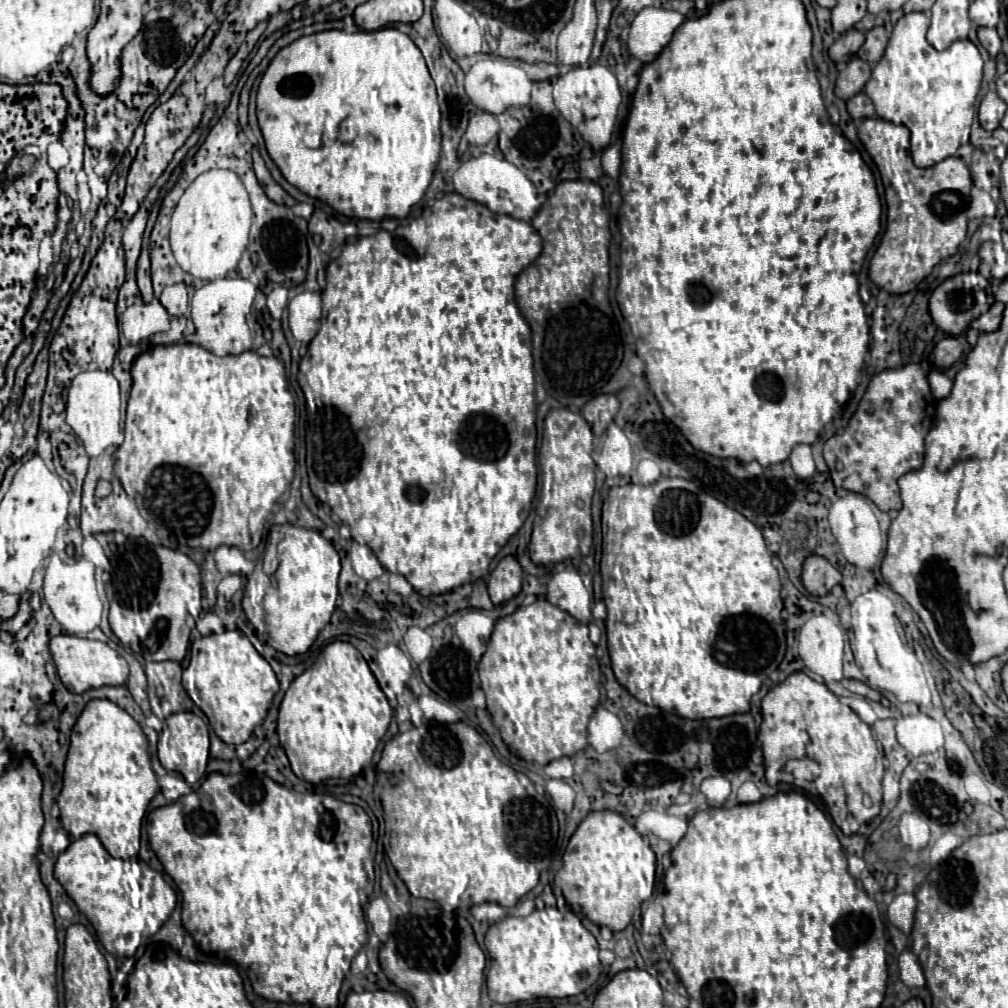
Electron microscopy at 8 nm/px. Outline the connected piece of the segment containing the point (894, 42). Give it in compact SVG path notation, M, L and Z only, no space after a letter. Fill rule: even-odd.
M908 13L900 17L898 23L894 25L884 57L876 63L868 83L864 85L864 93L872 99L876 107L876 115L880 119L910 129L910 153L918 167L932 167L938 161L952 157L960 147L962 137L970 133L970 125L974 119L974 101L980 91L982 65L984 65L978 47L968 39L952 43L946 51L936 51L926 41L928 27L930 27L930 19L924 13Z

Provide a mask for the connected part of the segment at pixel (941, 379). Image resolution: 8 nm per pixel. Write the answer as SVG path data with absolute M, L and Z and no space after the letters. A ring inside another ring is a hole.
M932 371L930 373L930 389L932 389L932 395L936 399L944 399L950 393L950 389L952 389L952 381L944 373Z

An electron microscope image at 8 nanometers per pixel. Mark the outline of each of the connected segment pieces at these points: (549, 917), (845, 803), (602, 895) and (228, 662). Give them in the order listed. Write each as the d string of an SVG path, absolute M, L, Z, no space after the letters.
M556 907L536 909L528 917L504 917L494 923L486 933L486 949L490 955L490 969L486 975L488 997L494 1003L514 1003L514 1001L530 1001L530 999L564 999L572 995L580 995L590 985L594 985L600 977L600 959L598 959L598 943L594 935L580 923L580 919L572 913L560 913Z
M792 673L786 681L774 685L762 699L762 725L758 741L764 753L768 785L790 783L810 795L820 797L830 818L842 829L844 835L856 833L860 825L868 823L880 813L884 765L882 753L876 749L870 727L860 721L860 717L848 705L840 703L840 699L830 693L826 685L816 683L806 673Z
M616 811L590 813L570 837L562 857L562 869L554 883L562 889L566 903L582 911L592 923L606 925L614 933L628 927L634 911L650 899L654 891L656 857L642 835Z
M224 631L191 643L191 659L183 670L182 685L187 695L205 714L215 735L224 743L244 743L268 713L278 693L278 679L268 661L254 649L242 631Z

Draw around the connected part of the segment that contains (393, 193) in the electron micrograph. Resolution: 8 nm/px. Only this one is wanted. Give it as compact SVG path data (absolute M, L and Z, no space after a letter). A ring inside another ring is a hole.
M394 27L372 33L322 31L282 47L260 81L256 115L268 155L284 179L354 219L406 217L428 189L440 157L440 107L434 81L420 49Z

